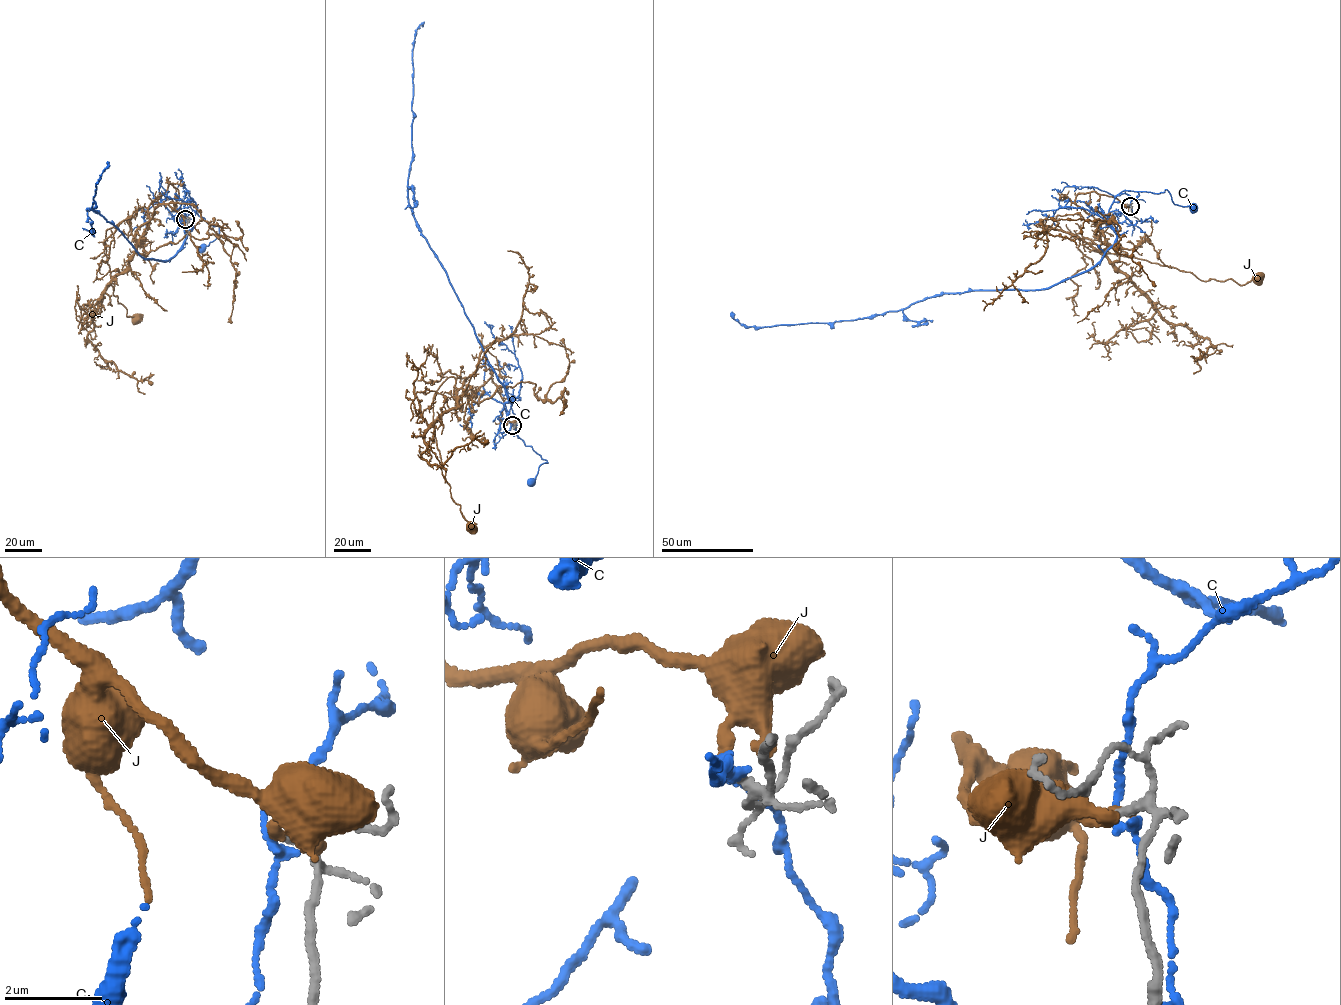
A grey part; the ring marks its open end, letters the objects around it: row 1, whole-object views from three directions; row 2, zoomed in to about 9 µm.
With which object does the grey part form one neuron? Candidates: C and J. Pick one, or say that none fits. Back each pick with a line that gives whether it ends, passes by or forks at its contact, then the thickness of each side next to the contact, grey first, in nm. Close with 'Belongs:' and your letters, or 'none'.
Belongs: none

